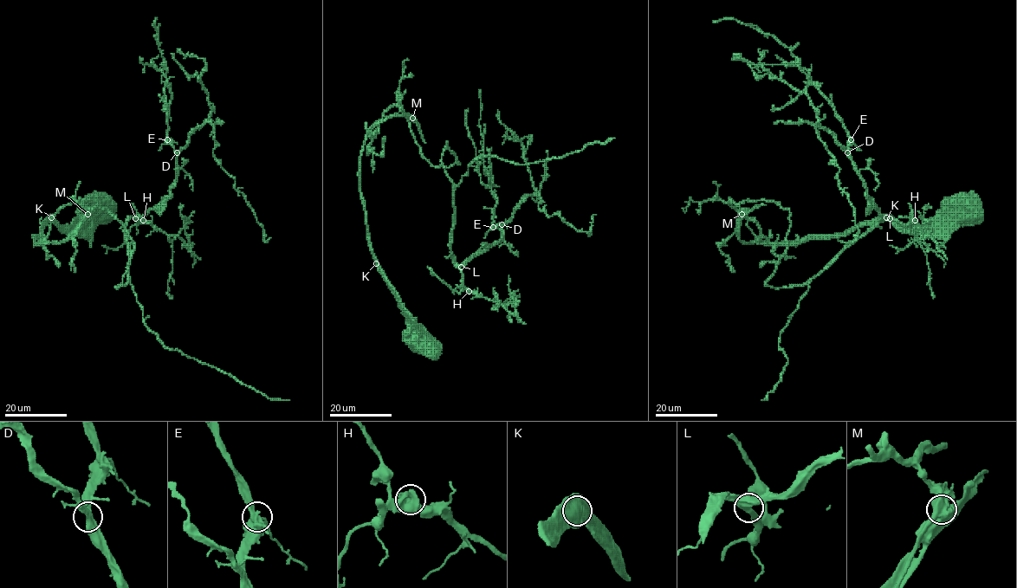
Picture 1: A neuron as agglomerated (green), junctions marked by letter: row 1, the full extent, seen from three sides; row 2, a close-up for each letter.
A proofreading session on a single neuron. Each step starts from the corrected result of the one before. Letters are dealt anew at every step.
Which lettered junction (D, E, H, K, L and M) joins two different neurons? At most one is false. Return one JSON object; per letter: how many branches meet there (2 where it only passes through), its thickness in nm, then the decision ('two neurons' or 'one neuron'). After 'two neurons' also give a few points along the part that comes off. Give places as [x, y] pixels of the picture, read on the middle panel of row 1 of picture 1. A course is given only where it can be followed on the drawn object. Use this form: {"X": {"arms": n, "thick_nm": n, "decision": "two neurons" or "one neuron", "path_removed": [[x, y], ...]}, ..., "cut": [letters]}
{"D": {"arms": 3, "thick_nm": 460, "decision": "one neuron"}, "E": {"arms": 3, "thick_nm": 440, "decision": "one neuron"}, "H": {"arms": 2, "thick_nm": 750, "decision": "one neuron"}, "K": {"arms": 2, "thick_nm": 700, "decision": "one neuron"}, "L": {"arms": 3, "thick_nm": 400, "decision": "one neuron"}, "M": {"arms": 3, "thick_nm": 750, "decision": "two neurons", "path_removed": [[412, 118], [430, 164], [459, 164], [447, 143], [456, 263], [539, 192], [576, 230], [596, 215]]}, "cut": ["M"]}

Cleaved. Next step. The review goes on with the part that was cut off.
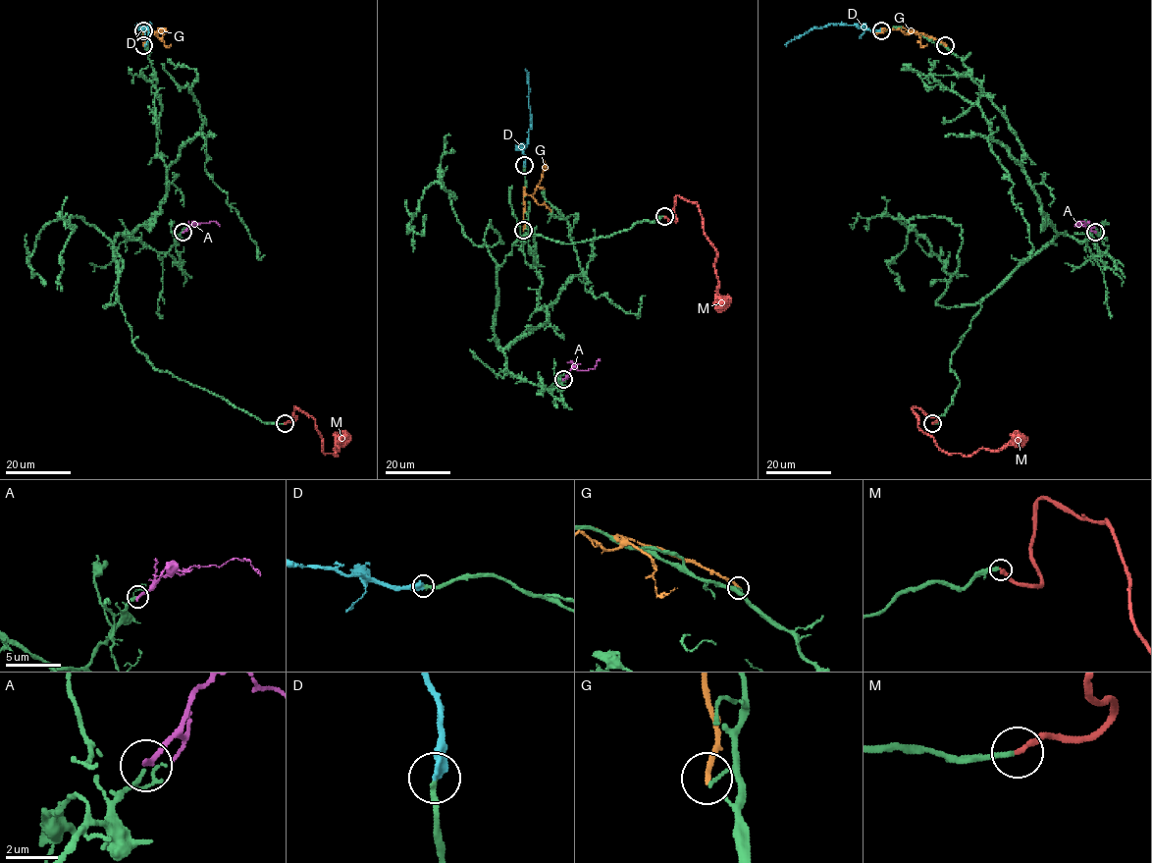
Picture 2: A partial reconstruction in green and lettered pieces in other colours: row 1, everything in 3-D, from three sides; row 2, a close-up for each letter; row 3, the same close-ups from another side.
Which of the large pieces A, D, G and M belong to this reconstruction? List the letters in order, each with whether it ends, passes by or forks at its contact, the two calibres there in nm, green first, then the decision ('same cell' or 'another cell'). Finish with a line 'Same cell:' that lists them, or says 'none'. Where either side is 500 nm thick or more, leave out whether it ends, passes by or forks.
A: it ends | 120/190 nm | same cell
D: it ends | 220/400 nm | same cell
G: it ends | 110/200 nm | another cell
M: it ends | 240/240 nm | same cell
Same cell: A, D, M

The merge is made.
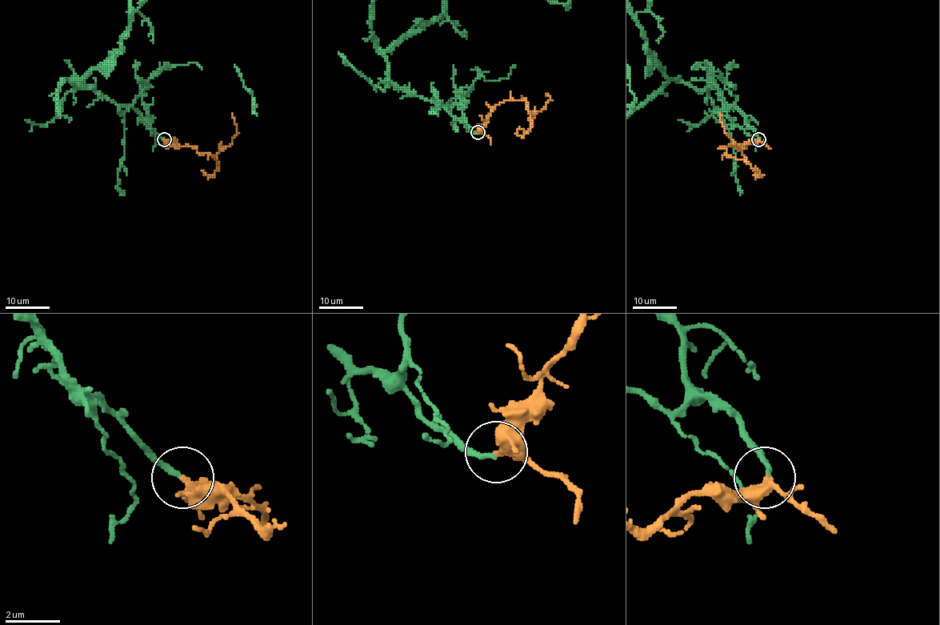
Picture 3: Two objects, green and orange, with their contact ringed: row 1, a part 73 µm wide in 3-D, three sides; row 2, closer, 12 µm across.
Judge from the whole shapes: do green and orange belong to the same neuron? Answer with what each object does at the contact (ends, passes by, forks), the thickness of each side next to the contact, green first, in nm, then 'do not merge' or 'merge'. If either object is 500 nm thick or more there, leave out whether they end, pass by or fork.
green ends; orange passes by; calibres 170 and 300 nm; merge

